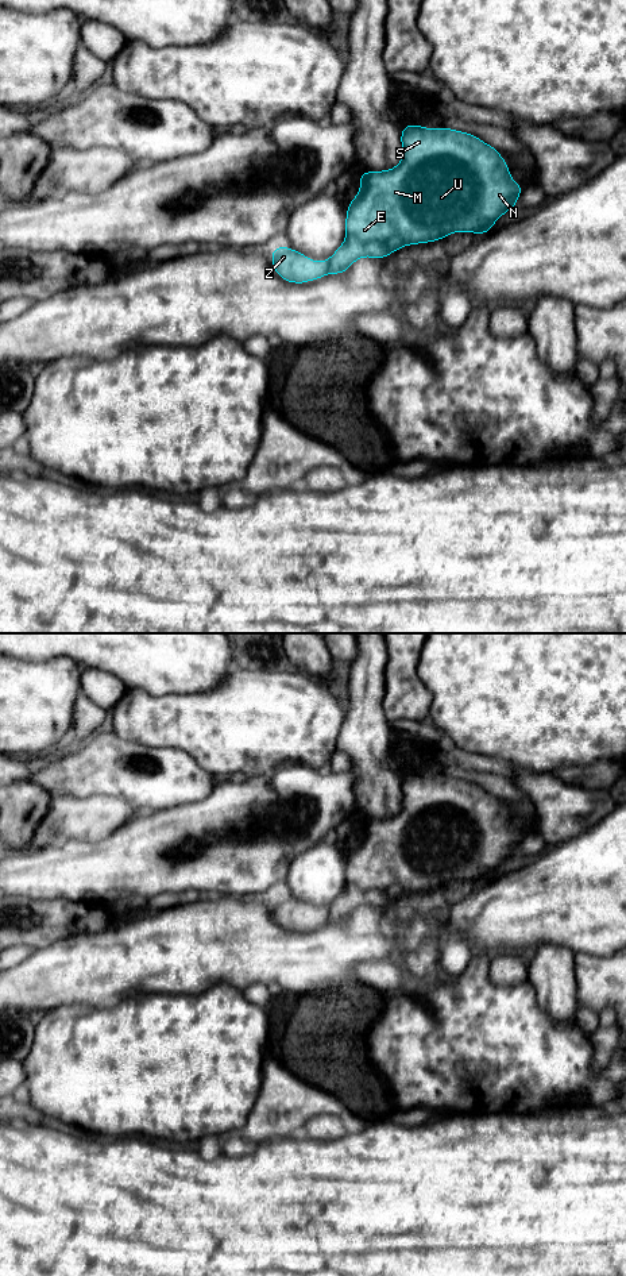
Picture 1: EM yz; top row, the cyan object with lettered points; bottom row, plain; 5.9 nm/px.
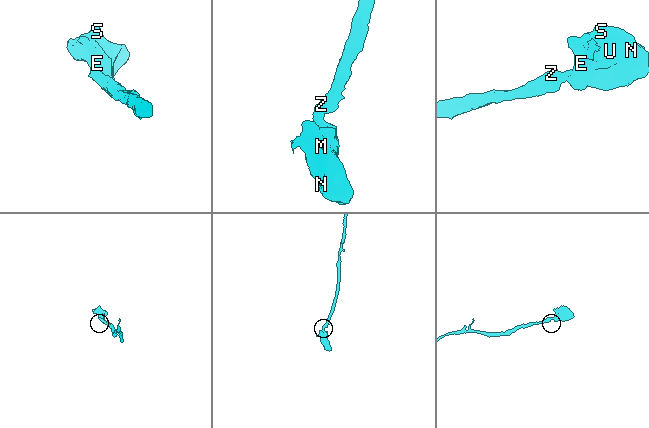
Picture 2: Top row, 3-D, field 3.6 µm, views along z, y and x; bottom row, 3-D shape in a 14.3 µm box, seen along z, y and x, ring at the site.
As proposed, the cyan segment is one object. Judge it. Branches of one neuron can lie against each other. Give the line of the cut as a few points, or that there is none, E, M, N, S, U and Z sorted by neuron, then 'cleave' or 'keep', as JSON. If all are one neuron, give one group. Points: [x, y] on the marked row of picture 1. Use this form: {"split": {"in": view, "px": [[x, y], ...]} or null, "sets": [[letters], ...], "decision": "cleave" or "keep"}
{"split": {"in": "yz", "px": [[325, 261], [327, 272]]}, "sets": [["E", "M", "N", "S", "U"], ["Z"]], "decision": "cleave"}

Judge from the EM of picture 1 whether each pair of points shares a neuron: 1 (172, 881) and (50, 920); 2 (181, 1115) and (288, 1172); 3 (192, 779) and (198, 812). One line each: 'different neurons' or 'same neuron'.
1: different neurons
2: different neurons
3: different neurons

